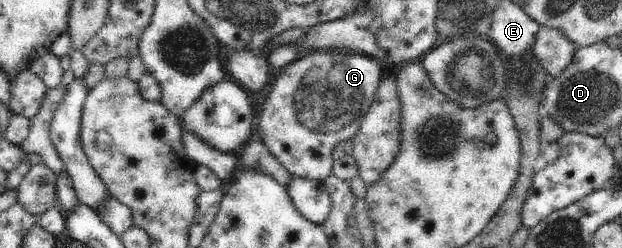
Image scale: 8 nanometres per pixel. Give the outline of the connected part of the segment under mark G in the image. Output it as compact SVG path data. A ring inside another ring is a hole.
M333 50L303 55L281 70L264 100L257 129L264 146L294 178L325 181L332 174L334 146L356 136L382 79L381 63L368 55Z

